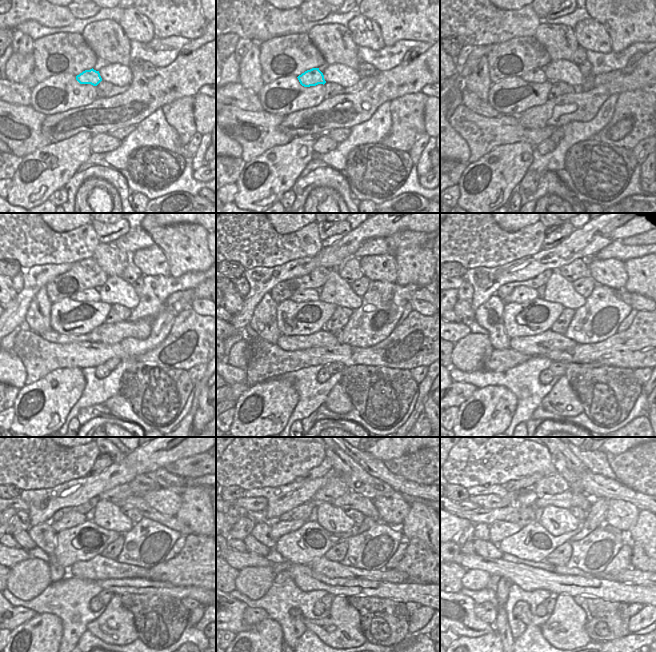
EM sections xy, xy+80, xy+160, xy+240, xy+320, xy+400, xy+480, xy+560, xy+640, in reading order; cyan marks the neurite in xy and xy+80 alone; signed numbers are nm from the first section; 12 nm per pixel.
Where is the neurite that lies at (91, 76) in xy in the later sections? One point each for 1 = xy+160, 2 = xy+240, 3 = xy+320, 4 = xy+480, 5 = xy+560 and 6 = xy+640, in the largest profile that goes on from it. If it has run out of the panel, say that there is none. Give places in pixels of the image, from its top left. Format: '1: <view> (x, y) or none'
1: xy+160 (537, 75)
2: xy+240 (90, 295)
3: xy+320 (307, 295)
4: xy+480 (72, 519)
5: xy+560 (279, 528)
6: xy+640 (501, 529)

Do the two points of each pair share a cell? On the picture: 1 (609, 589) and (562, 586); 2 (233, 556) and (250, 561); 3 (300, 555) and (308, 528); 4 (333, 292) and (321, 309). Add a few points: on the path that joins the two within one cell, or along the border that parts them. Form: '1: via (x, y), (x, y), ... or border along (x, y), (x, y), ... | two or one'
1: via (597, 589), (574, 586) | one
2: via (237, 559), (246, 559) | one
3: via (300, 548), (302, 534) | one
4: border along (320, 299), (333, 303), (336, 306) | two

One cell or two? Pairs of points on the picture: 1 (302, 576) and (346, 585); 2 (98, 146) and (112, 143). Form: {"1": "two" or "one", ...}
{"1": "one", "2": "one"}

